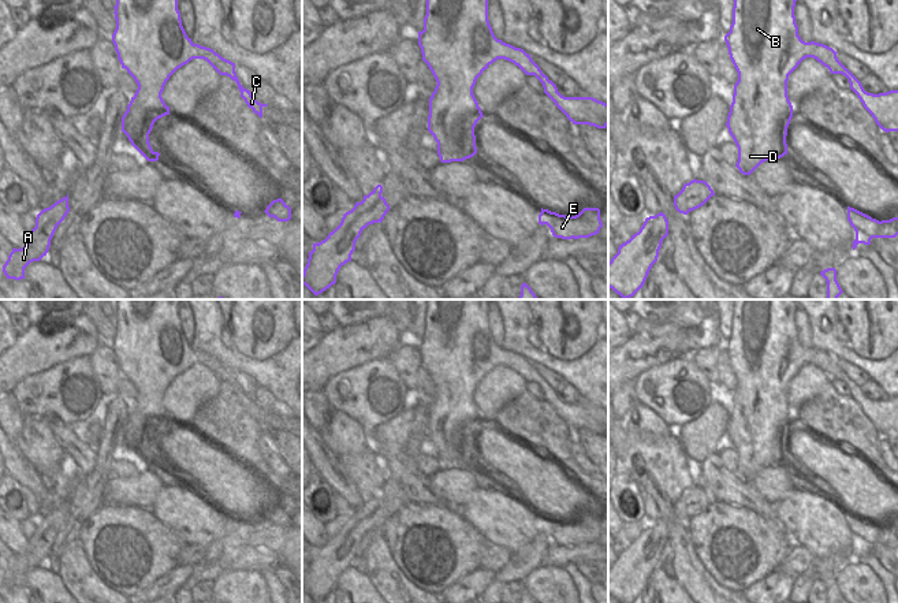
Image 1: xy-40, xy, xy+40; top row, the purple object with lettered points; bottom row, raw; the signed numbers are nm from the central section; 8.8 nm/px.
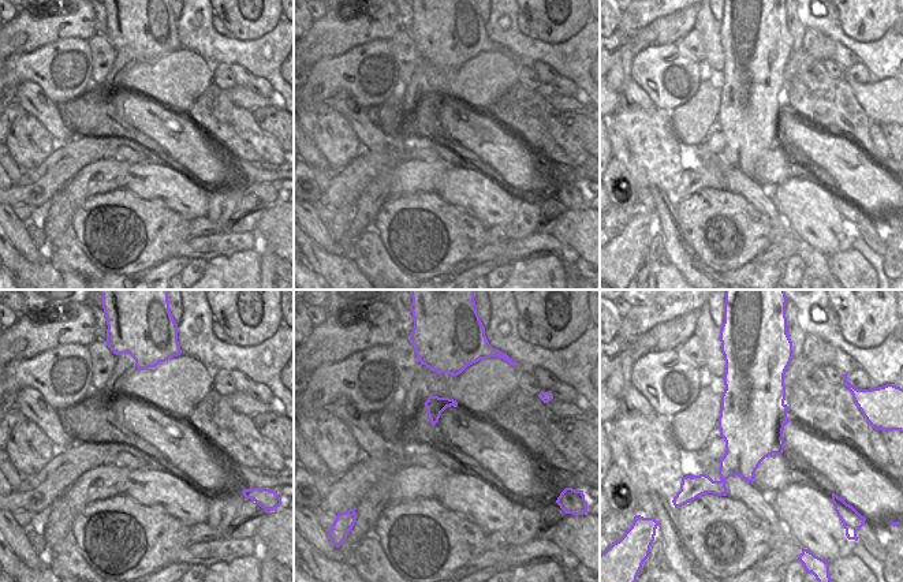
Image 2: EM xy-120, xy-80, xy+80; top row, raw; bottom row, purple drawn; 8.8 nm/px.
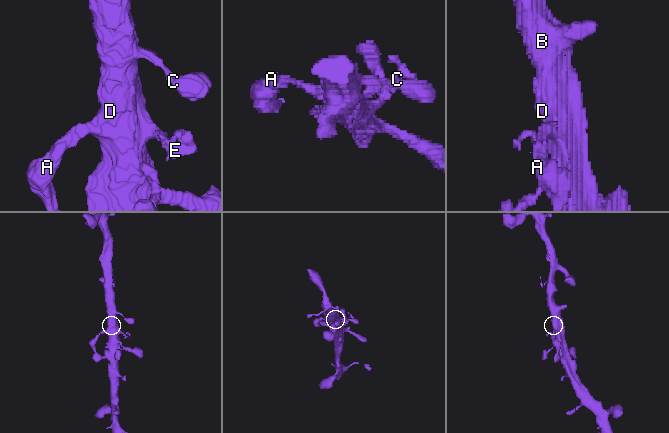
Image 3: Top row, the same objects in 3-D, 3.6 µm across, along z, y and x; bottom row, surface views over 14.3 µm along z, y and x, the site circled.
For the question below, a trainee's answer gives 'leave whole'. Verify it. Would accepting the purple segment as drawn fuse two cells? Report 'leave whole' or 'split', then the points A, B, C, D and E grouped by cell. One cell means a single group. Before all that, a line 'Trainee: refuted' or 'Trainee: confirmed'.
Trainee: confirmed
leave whole; A B C D E

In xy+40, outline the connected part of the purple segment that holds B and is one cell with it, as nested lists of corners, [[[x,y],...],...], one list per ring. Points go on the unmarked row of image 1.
[[[734,299],[733,330],[730,338],[724,342],[730,365],[738,379],[738,387],[734,391],[733,409],[727,423],[727,435],[738,454],[738,468],[735,473],[744,481],[750,481],[761,469],[770,465],[780,465],[787,461],[787,433],[793,424],[793,412],[787,402],[789,381],[806,365],[813,364],[831,380],[842,380],[849,386],[850,395],[857,401],[864,414],[872,421],[876,431],[886,439],[898,438],[898,397],[886,399],[868,399],[861,388],[838,366],[832,354],[815,347],[805,349],[798,342],[795,330],[794,299]]]

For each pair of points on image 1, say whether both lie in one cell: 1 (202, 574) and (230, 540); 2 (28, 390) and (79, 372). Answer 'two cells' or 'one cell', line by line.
1: one cell
2: one cell

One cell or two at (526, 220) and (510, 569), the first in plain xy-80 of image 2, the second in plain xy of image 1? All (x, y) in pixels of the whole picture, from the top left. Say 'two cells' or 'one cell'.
one cell

